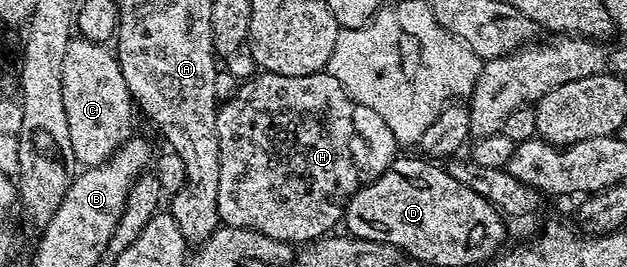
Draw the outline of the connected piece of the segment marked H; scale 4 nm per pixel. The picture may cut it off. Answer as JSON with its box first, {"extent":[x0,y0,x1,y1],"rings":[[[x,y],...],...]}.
{"extent":[217,70,399,246],"rings":[[[322,70],[306,76],[284,76],[274,72],[262,71],[261,76],[253,76],[246,84],[237,88],[237,93],[229,101],[222,103],[217,110],[217,137],[219,138],[219,210],[221,224],[226,228],[246,228],[259,234],[267,234],[267,238],[279,238],[294,246],[305,246],[310,242],[328,237],[333,228],[342,223],[345,206],[349,199],[363,186],[375,182],[398,159],[399,145],[391,126],[371,110],[371,106],[363,106],[352,100],[347,90],[328,70]]]}

